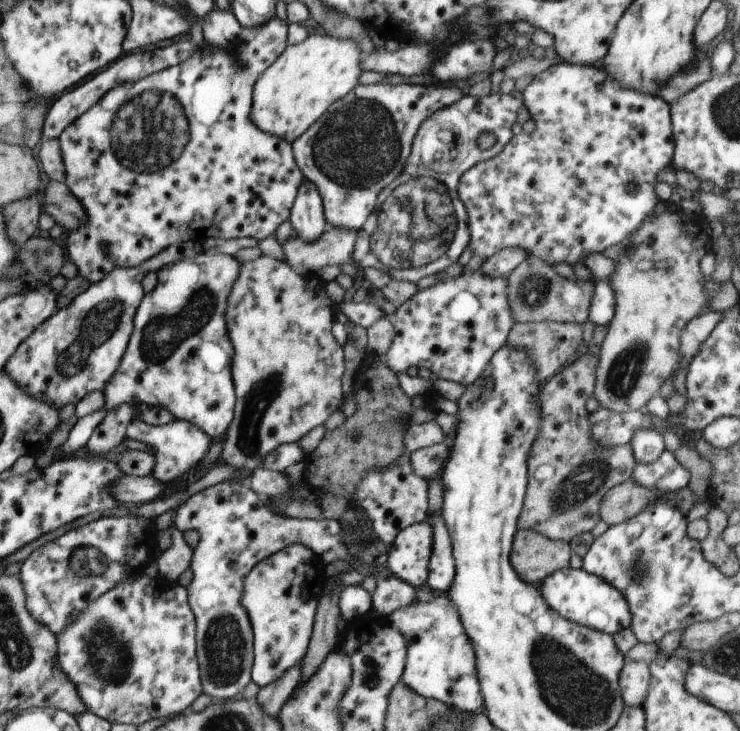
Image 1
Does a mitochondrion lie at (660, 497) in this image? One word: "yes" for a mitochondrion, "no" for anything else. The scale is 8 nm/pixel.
no

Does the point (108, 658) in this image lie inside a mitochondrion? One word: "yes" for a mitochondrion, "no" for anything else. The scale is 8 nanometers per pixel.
yes

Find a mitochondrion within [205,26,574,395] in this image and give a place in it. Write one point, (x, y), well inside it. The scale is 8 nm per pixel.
(357, 144)

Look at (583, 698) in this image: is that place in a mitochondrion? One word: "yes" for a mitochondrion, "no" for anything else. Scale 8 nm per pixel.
yes

